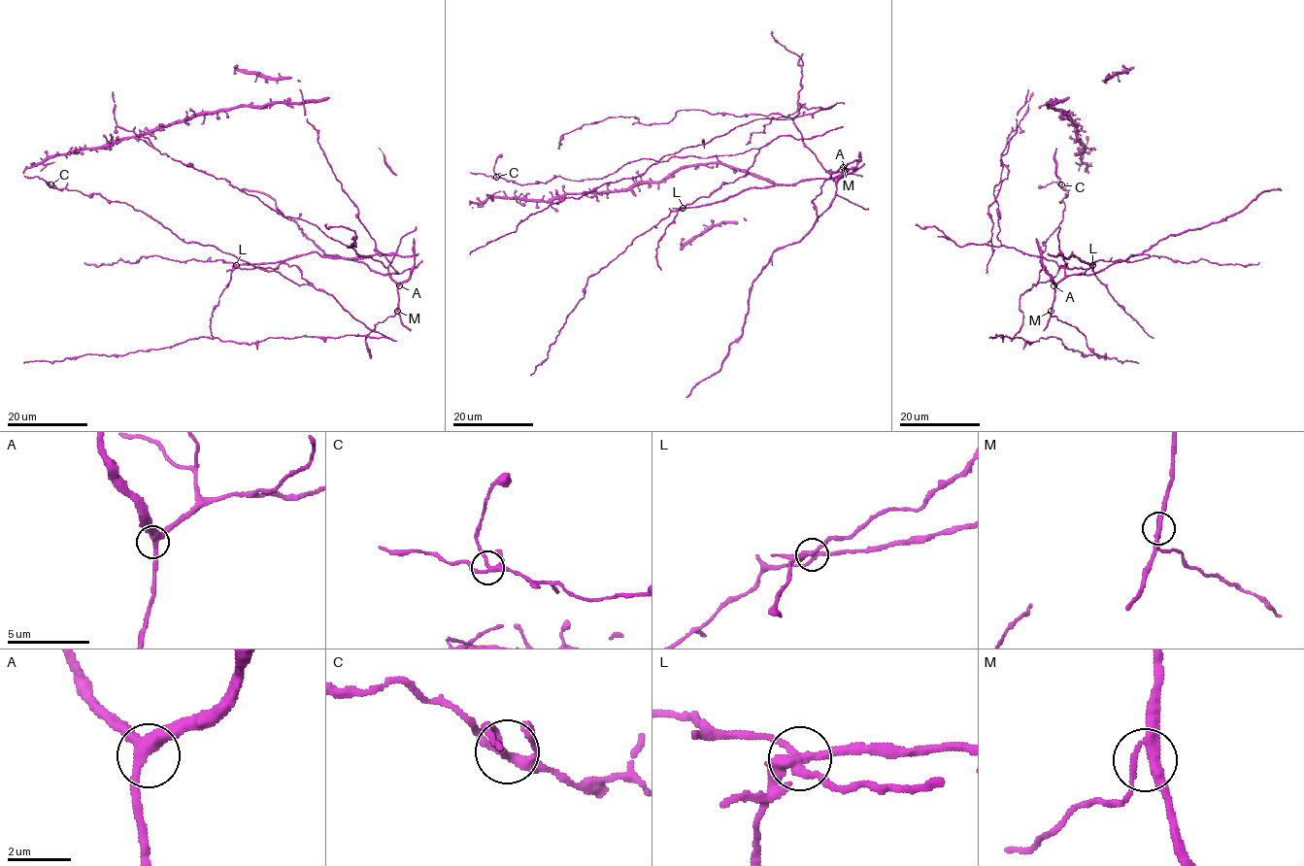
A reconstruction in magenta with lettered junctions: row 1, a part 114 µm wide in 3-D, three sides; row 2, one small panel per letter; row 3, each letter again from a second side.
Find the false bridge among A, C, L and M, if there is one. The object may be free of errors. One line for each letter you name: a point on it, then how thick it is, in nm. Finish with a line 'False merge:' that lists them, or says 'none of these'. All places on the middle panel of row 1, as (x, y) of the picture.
L: (683, 208) | 320 nm
False merge: L

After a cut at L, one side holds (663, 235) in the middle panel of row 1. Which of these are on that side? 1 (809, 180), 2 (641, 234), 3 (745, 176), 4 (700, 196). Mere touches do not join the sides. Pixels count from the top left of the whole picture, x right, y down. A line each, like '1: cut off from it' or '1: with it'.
1: with it
2: cut off from it
3: cut off from it
4: cut off from it

